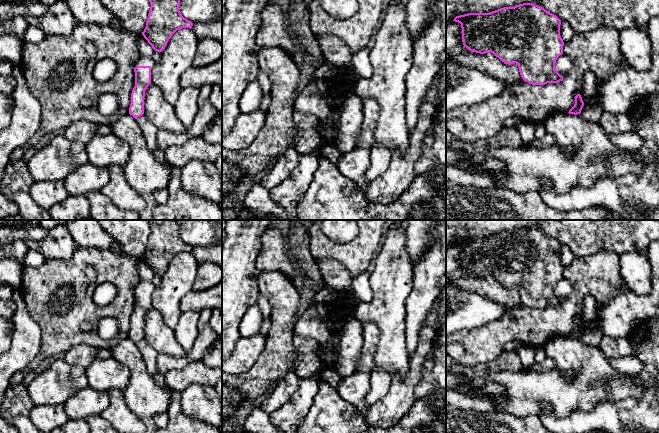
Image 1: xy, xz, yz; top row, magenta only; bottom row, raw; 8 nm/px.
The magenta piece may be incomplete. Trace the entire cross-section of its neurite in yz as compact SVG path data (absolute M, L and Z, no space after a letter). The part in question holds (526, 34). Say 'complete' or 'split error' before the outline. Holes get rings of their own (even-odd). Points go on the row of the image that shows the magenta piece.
complete | M523 3L489 13L468 13L454 18L461 24L463 45L470 51L493 53L505 64L516 63L522 79L532 85L558 83L563 77L555 70L557 58L563 54L560 36L561 20L541 6Z

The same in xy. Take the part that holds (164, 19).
complete | M149 0L150 10L144 38L155 51L162 52L171 36L179 29L191 29L193 23L180 12L180 0Z

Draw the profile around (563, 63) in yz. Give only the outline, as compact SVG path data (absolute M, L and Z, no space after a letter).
M560 55L555 62L555 70L564 78L571 69L571 60L568 55Z

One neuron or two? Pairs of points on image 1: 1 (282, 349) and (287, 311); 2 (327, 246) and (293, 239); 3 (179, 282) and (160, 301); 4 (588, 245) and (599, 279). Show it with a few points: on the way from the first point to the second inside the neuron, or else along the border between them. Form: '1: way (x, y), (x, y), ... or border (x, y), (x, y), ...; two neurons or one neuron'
1: way (282, 340), (283, 320); one neuron
2: border (308, 233), (311, 239), (311, 253), (317, 262); two neurons
3: way (174, 287), (165, 296); one neuron
4: border (614, 251), (599, 250), (592, 254), (574, 257); two neurons

